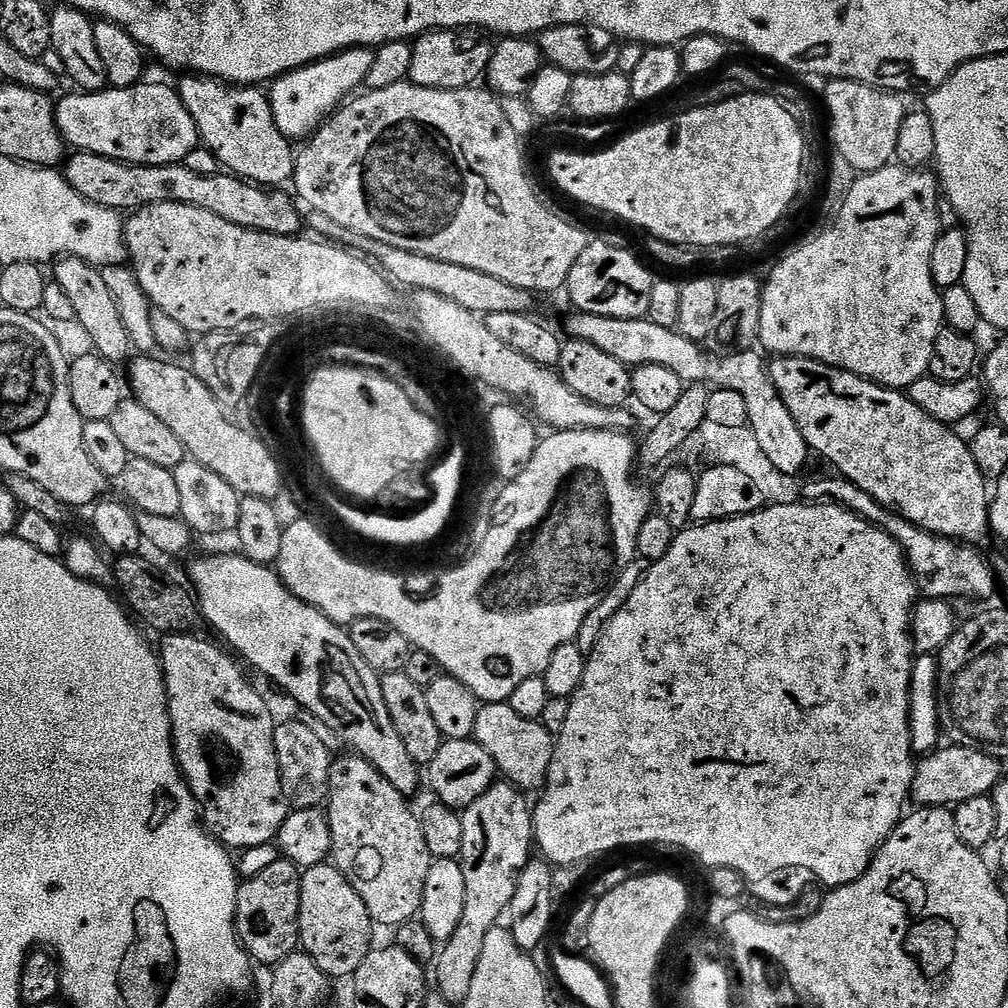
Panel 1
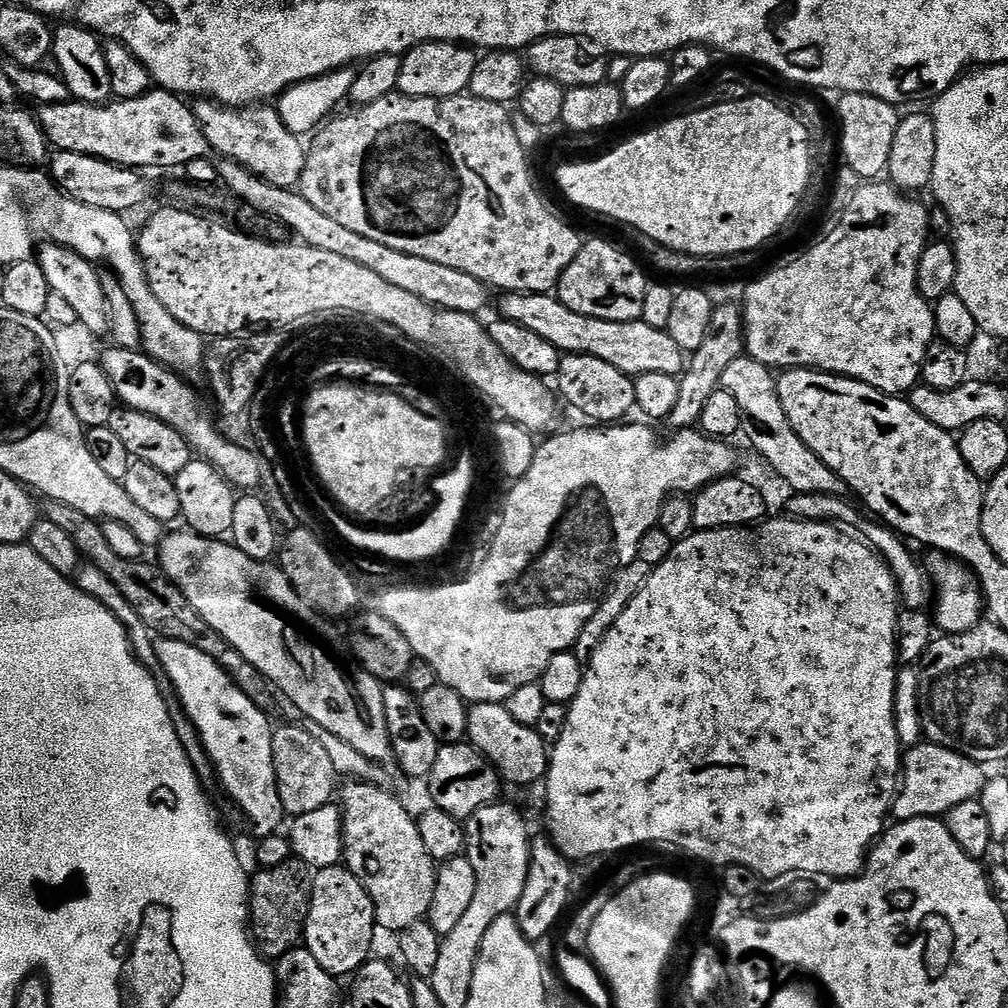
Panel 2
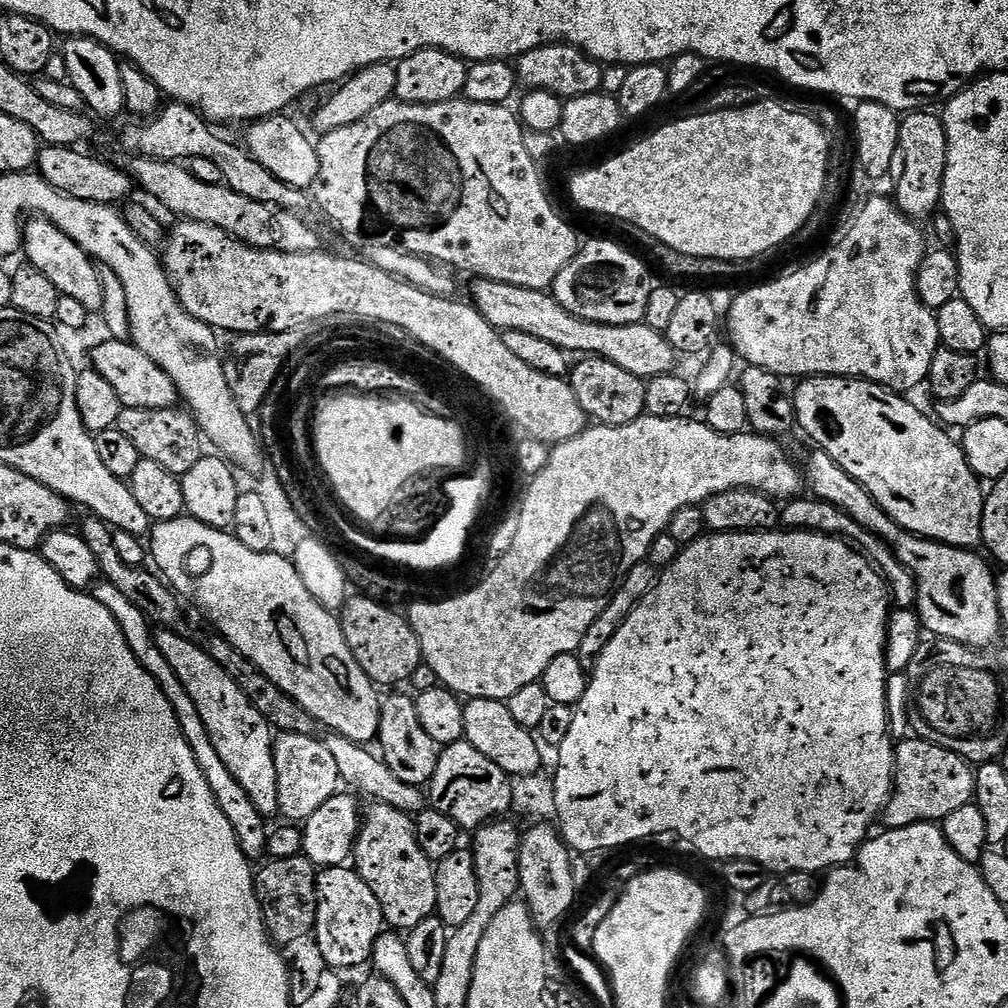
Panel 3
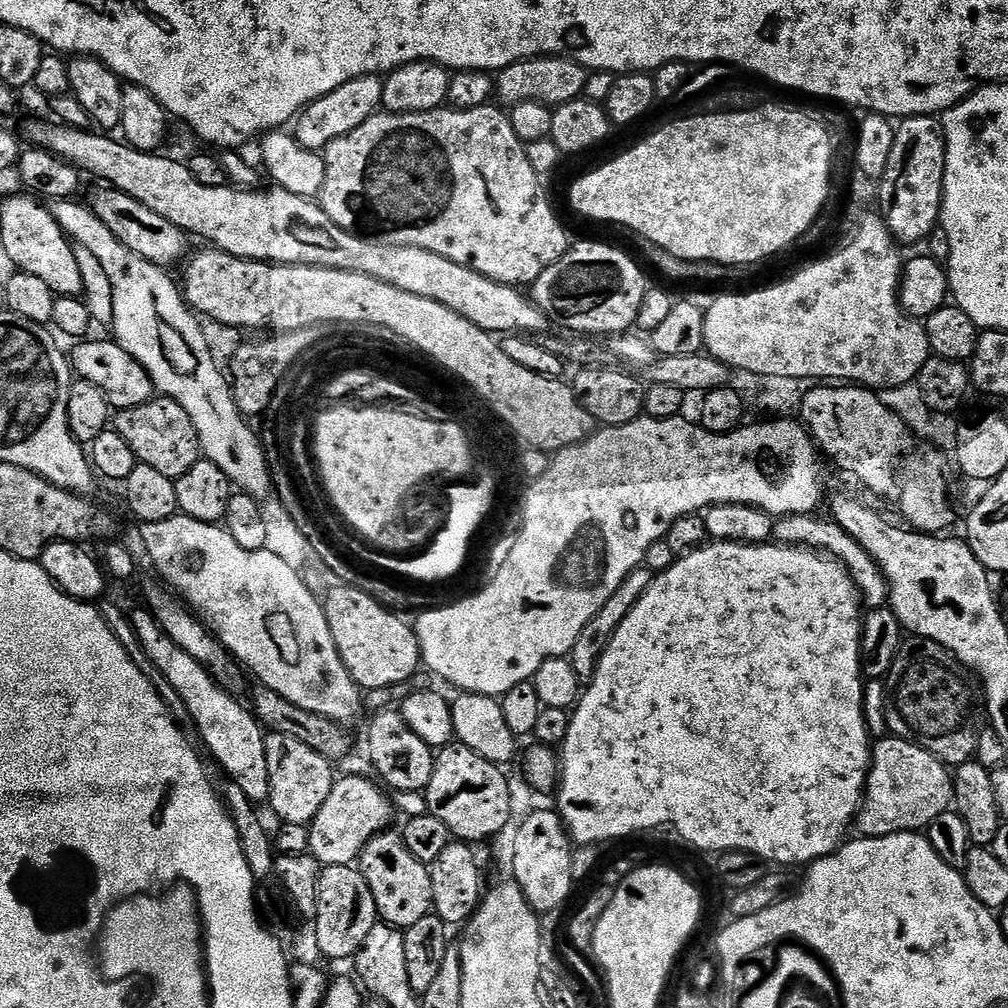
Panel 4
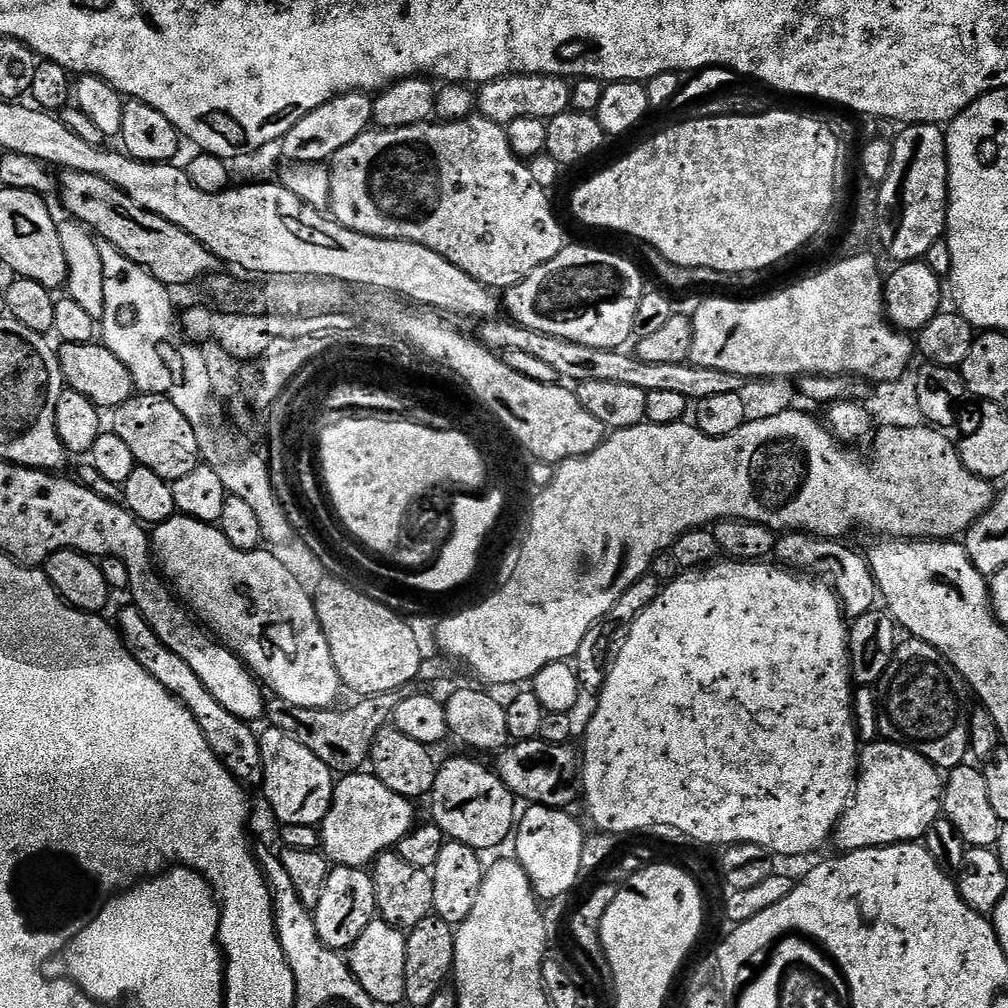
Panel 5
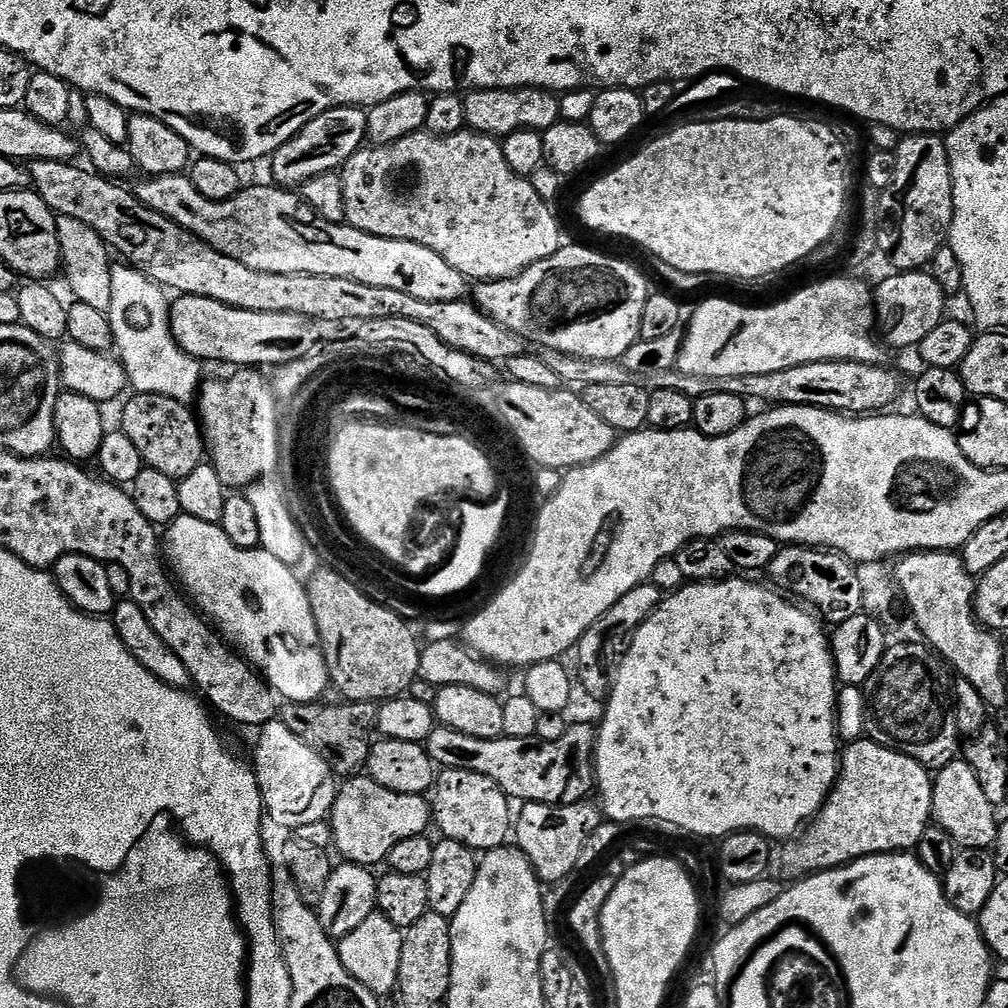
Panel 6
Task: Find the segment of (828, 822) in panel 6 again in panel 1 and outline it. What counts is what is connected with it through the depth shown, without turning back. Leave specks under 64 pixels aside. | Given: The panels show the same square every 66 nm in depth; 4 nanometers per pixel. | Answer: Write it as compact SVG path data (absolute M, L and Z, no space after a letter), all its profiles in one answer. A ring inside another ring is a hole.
M959 746L941 747L929 752L917 763L916 777L912 783L911 799L925 808L948 808L966 802L967 799L987 796L1002 779L1001 761L979 752L977 748Z

